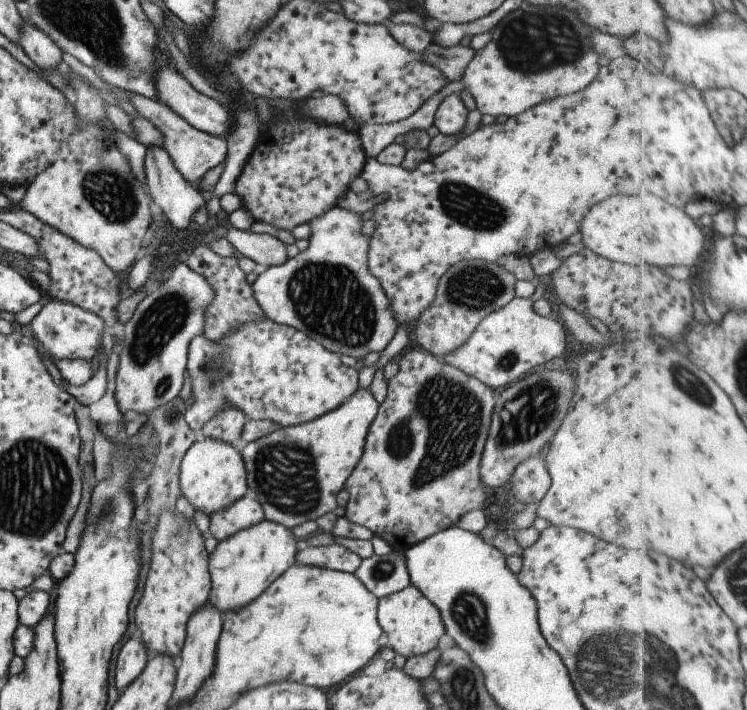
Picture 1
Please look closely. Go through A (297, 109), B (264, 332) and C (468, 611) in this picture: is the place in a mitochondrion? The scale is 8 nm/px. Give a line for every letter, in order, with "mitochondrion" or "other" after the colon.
A: other
B: other
C: mitochondrion

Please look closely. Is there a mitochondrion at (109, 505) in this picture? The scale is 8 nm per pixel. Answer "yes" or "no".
yes

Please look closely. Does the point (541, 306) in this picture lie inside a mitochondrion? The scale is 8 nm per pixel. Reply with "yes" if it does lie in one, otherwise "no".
no

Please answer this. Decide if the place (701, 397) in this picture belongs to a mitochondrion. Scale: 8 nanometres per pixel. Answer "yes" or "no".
yes

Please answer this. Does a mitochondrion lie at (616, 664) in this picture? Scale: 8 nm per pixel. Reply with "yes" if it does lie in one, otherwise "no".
yes

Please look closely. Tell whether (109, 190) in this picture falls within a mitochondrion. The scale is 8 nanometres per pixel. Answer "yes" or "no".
yes

